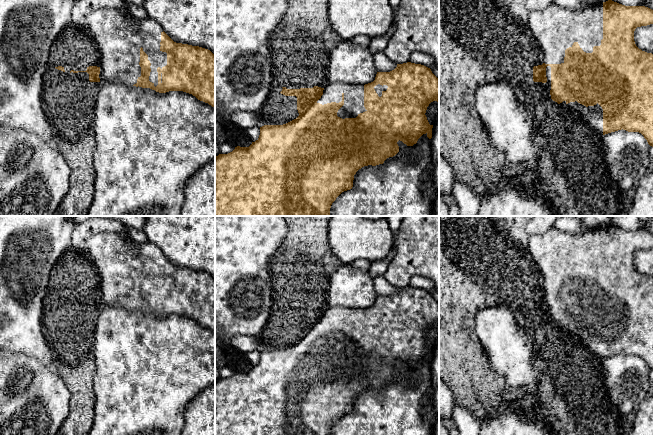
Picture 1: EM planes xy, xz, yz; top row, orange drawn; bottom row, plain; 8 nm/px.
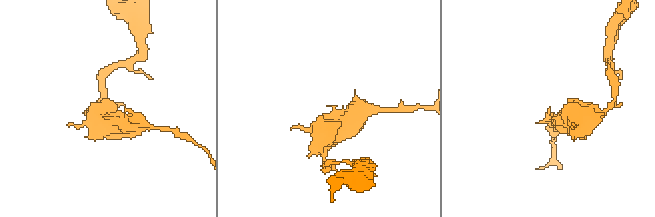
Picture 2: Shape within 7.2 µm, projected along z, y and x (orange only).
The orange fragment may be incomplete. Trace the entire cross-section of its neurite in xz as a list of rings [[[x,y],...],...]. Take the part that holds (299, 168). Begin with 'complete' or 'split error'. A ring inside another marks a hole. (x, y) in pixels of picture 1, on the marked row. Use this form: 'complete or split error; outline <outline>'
split error; outline [[[411,62],[397,64],[390,72],[377,72],[375,80],[368,84],[327,83],[323,88],[287,89],[271,88],[267,100],[257,112],[260,135],[249,147],[237,146],[228,154],[215,157],[215,216],[330,216],[330,208],[336,198],[353,187],[354,175],[364,166],[376,166],[395,156],[399,152],[397,142],[400,140],[407,146],[413,146],[426,134],[432,138],[432,128],[425,115],[427,107],[433,101],[439,102],[439,78],[430,68]]]

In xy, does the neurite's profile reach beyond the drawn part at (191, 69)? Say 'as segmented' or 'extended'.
extended

